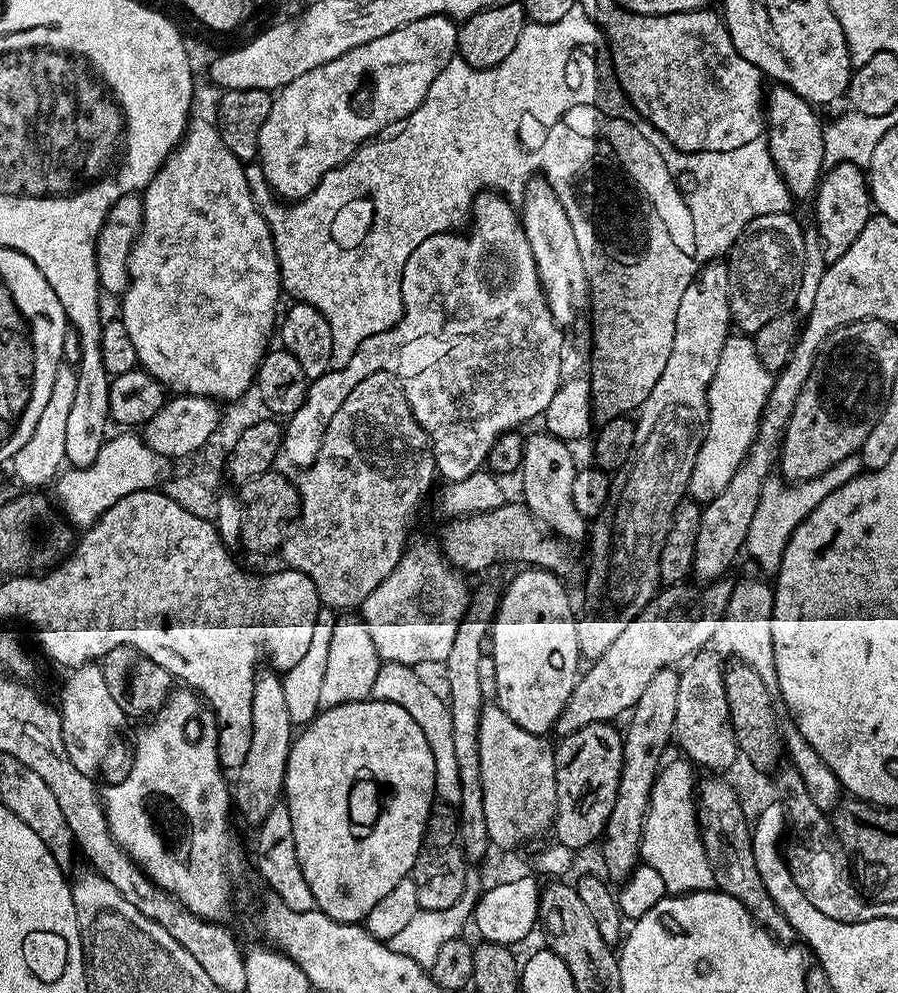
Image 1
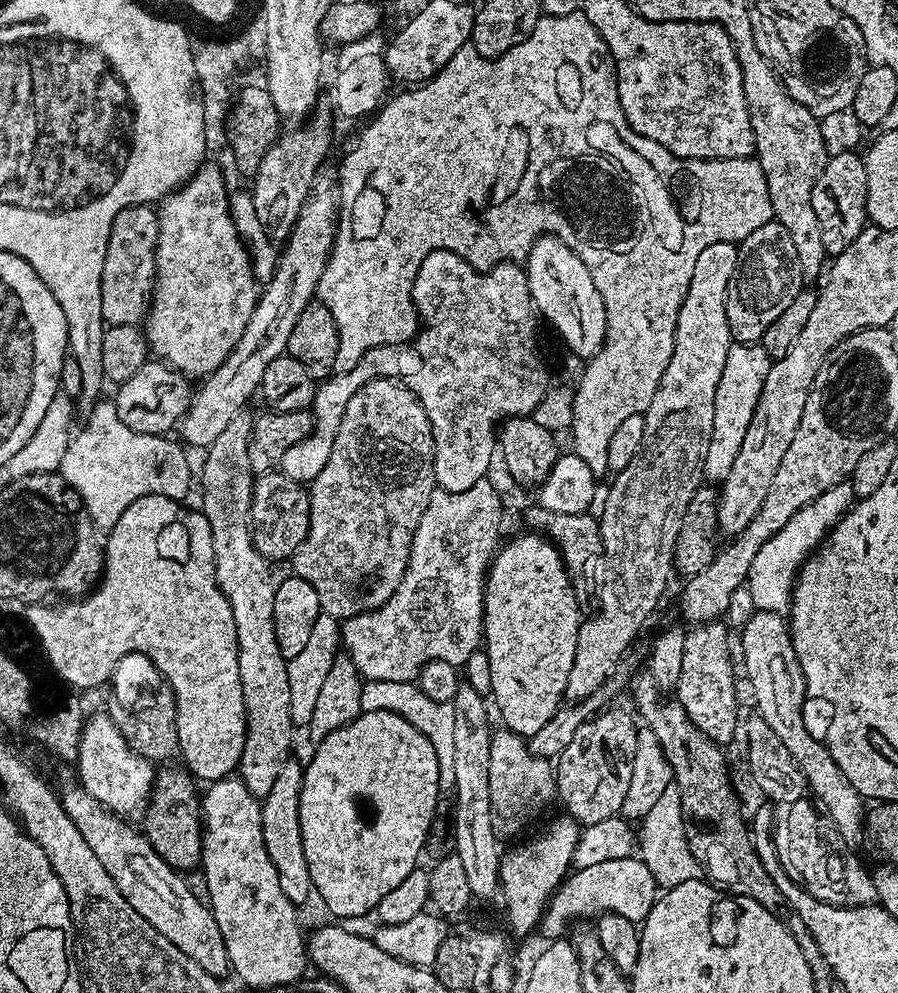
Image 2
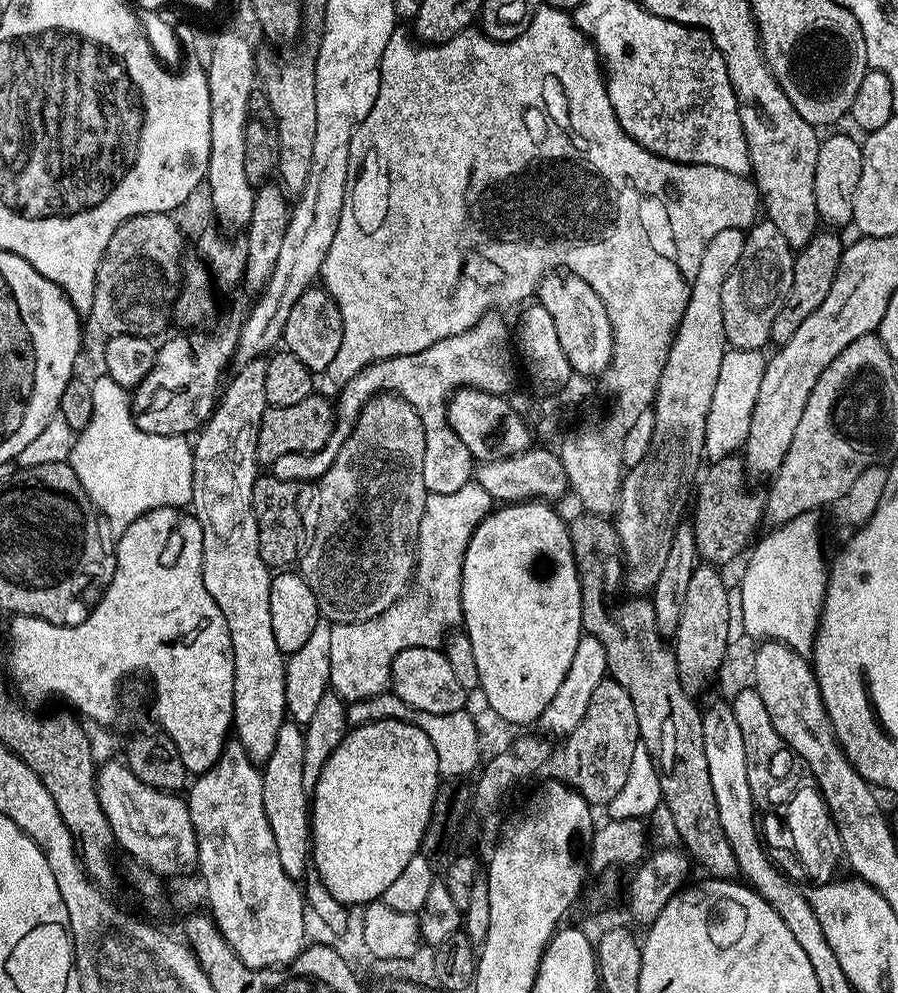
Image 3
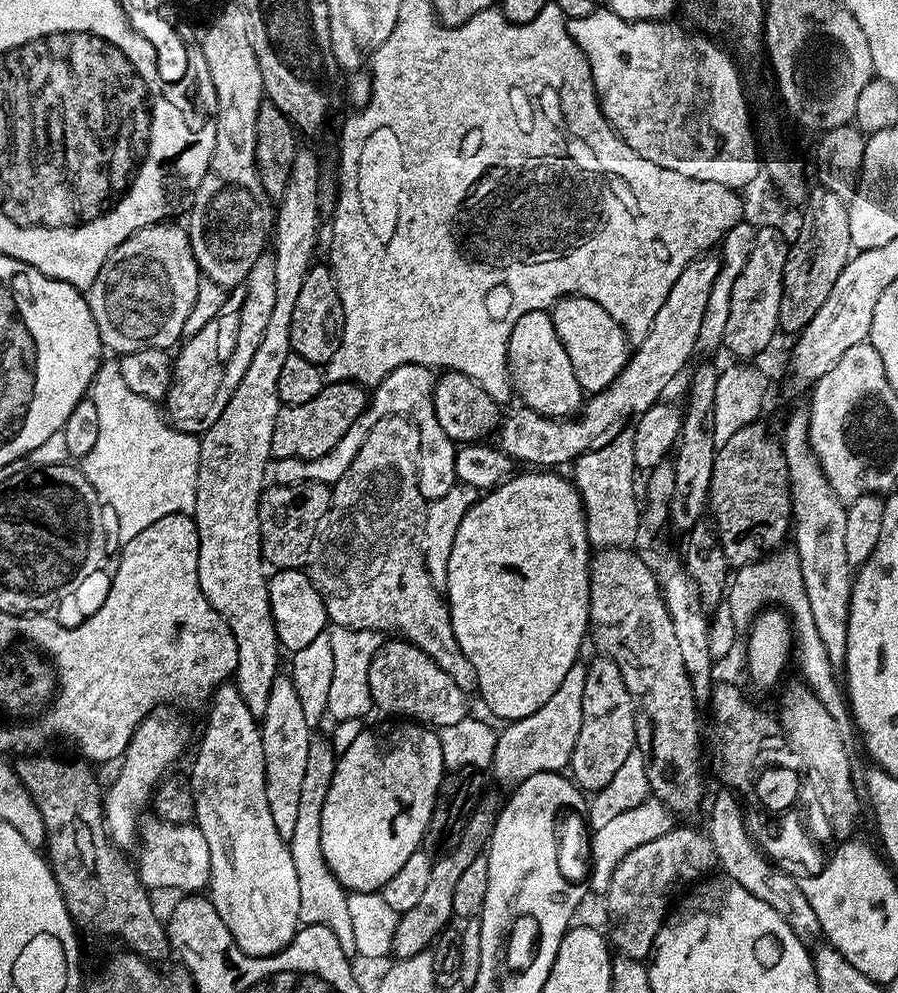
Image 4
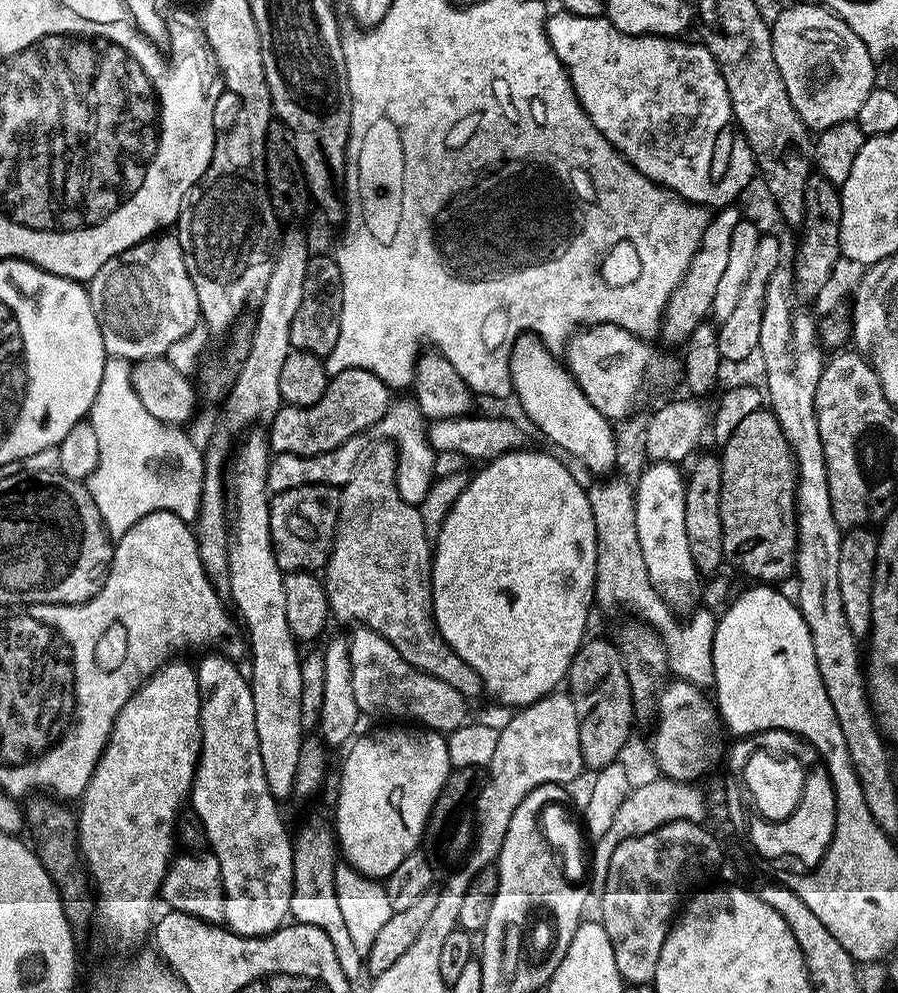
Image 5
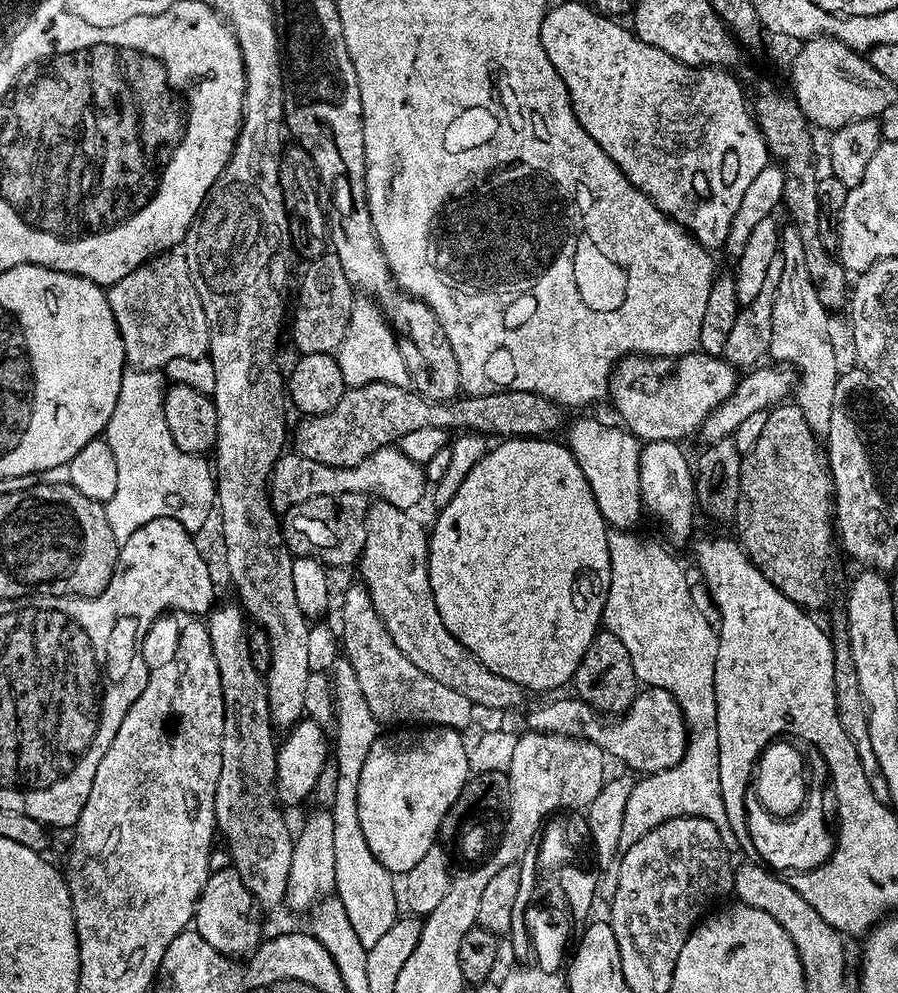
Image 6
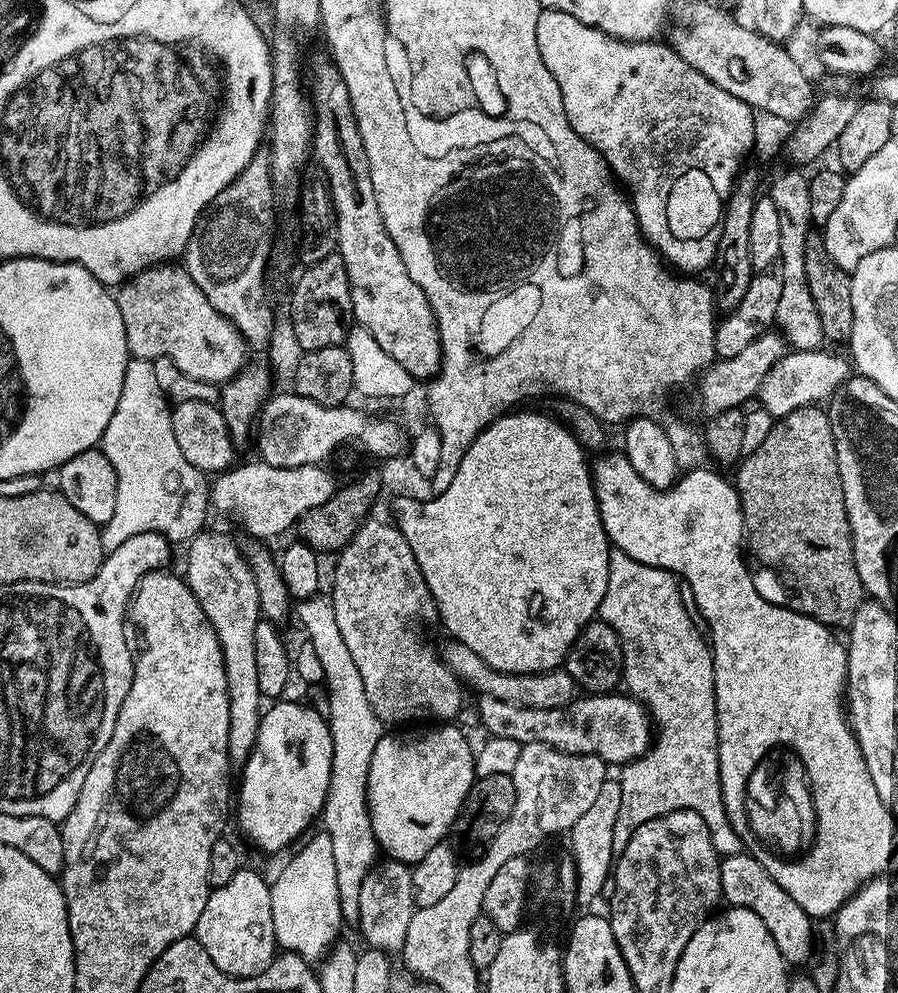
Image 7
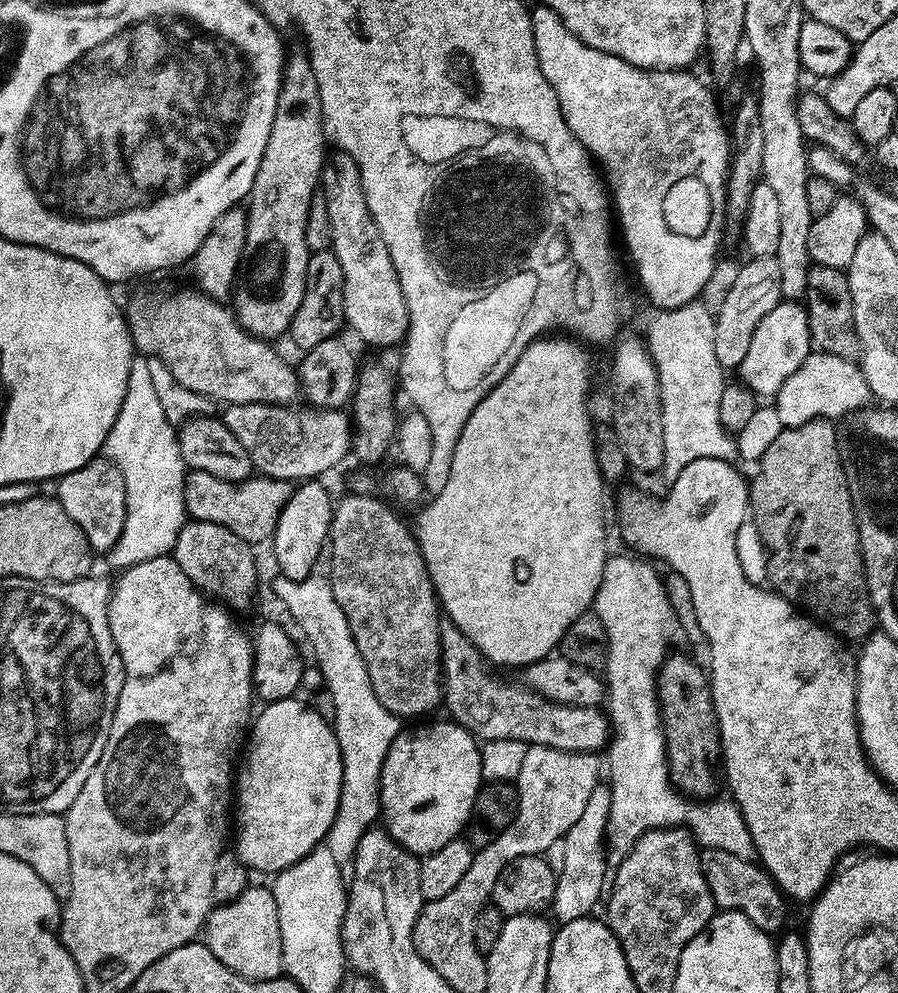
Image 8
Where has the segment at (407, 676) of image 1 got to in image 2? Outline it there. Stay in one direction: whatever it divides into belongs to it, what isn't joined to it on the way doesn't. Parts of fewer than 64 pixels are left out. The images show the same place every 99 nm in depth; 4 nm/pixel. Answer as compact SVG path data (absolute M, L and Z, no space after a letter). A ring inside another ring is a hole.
M378 679L365 681L359 706L363 712L386 710L396 713L422 731L422 734L426 735L427 740L434 746L438 757L439 788L442 792L452 791L454 786L454 708L451 703L444 704L427 698L419 685L413 681L387 682L385 679Z

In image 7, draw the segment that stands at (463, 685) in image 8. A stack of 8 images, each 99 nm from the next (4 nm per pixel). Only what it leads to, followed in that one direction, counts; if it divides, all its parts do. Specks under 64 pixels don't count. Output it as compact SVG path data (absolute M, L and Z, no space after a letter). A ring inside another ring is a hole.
M584 694L565 708L554 710L534 710L526 706L514 706L514 702L498 702L498 698L480 696L480 720L489 737L513 739L522 746L525 744L545 744L559 752L569 752L575 756L597 756L609 766L631 764L640 756L645 756L654 743L654 721L647 708L631 695Z

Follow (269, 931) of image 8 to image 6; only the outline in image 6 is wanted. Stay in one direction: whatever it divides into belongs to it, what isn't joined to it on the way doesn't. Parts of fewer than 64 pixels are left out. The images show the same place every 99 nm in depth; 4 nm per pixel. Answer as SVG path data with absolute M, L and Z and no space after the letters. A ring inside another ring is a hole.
M213 871L204 883L200 896L196 899L194 911L194 931L212 947L229 958L240 958L251 953L261 943L260 924L252 913L254 897L246 890L231 871Z

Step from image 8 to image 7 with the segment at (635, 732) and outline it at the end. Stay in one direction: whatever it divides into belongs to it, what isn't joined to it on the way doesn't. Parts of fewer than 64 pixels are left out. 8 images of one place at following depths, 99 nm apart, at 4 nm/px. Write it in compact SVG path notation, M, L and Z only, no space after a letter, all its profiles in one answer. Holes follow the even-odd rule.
M611 549L608 558L608 589L600 603L598 616L618 633L626 645L623 687L648 709L658 729L658 735L648 753L633 760L631 764L623 765L621 772L624 773L619 773L622 806L618 810L618 822L614 824L612 843L612 851L616 854L623 852L638 826L683 808L694 810L708 823L717 852L724 856L739 856L745 851L744 843L728 821L722 802L712 649L705 633L700 633L692 621L693 613L690 610L695 609L695 606L696 599L692 596L692 591L686 586L682 587L681 581L673 573L664 568L634 562L634 558L630 558L622 550Z

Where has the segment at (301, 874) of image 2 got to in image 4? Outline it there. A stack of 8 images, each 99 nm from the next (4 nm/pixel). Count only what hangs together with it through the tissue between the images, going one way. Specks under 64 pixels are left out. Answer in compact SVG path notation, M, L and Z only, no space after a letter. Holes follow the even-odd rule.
M277 675L274 686L270 686L270 702L266 702L266 714L259 721L259 726L264 755L266 802L270 802L270 815L274 817L274 826L278 826L278 834L282 834L282 838L289 841L297 823L298 801L302 799L302 781L306 779L306 758L310 754L310 746L314 739L314 729L306 724L301 699L298 698L290 675Z

